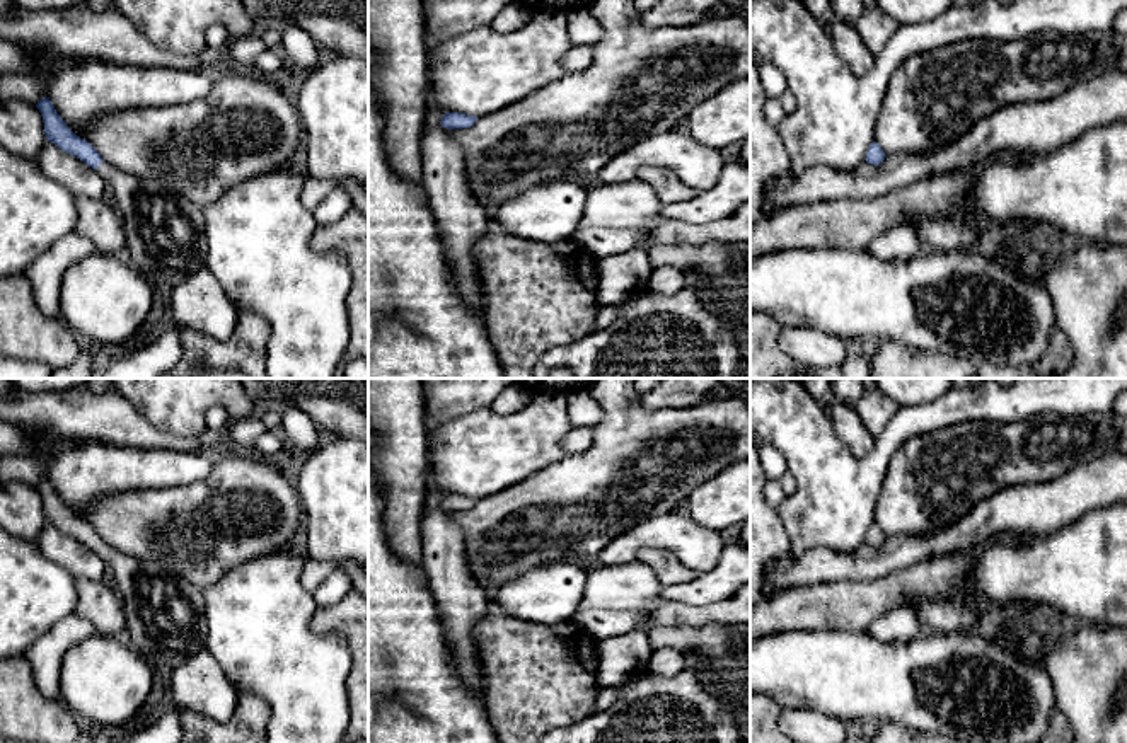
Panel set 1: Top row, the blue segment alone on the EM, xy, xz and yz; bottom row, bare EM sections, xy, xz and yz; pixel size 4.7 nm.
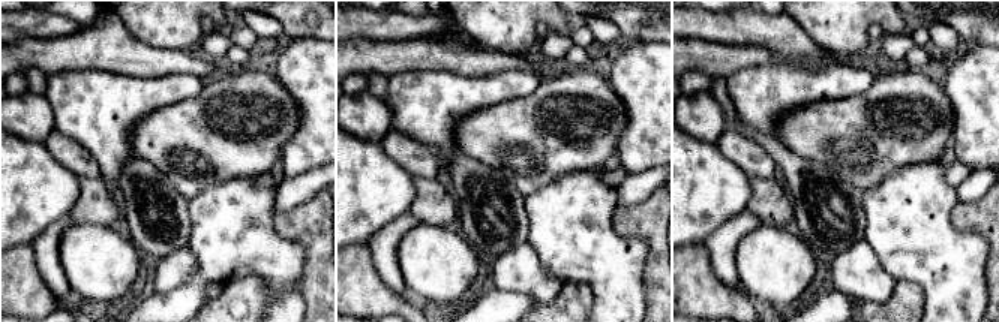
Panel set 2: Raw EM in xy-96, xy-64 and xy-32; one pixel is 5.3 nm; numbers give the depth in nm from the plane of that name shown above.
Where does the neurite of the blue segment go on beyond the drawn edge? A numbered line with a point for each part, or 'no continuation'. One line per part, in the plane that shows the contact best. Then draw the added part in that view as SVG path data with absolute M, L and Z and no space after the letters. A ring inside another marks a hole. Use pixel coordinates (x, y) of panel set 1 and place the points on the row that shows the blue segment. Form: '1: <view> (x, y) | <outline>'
1: xy (166, 237) | M101 162L97 174L113 189L131 266L157 291L167 291L201 268L208 254L205 210L165 184Z

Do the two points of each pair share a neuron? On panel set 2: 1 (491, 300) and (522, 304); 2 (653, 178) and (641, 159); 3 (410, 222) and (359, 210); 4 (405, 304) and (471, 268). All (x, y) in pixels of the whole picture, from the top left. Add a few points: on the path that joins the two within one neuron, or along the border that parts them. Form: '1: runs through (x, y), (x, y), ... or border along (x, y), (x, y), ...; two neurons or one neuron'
1: runs through (498, 304), (515, 304); one neuron
2: border along (656, 165), (629, 175); two neurons
3: border along (407, 210), (368, 240); two neurons
4: border along (408, 292), (426, 306); two neurons

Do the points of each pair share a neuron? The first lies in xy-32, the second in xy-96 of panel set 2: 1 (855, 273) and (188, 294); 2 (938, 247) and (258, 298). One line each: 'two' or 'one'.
1: two
2: two

